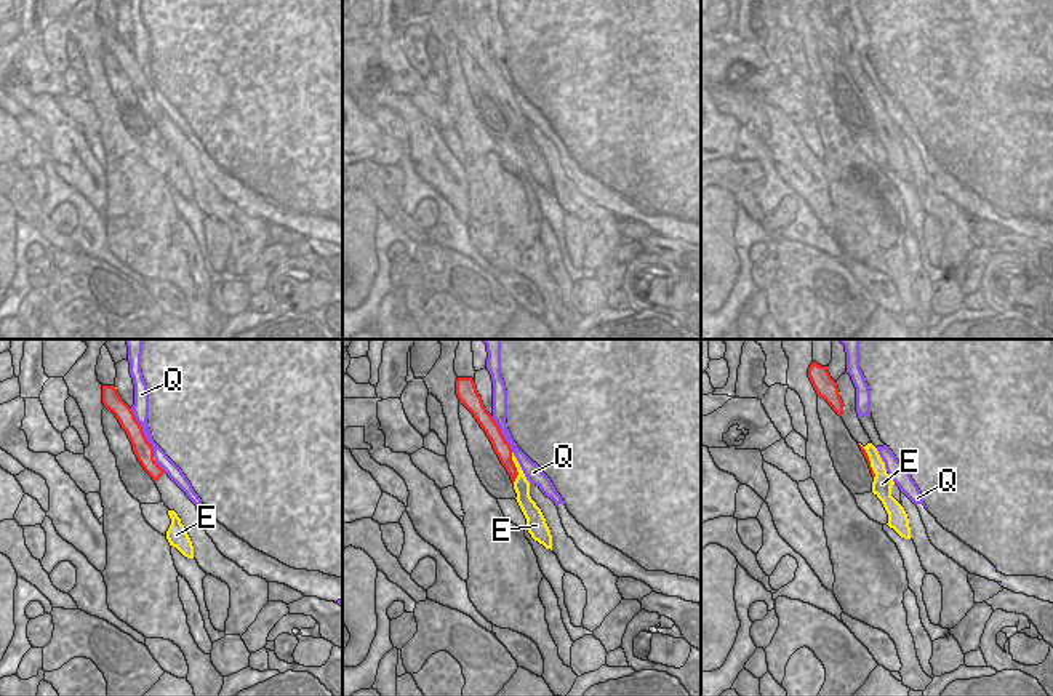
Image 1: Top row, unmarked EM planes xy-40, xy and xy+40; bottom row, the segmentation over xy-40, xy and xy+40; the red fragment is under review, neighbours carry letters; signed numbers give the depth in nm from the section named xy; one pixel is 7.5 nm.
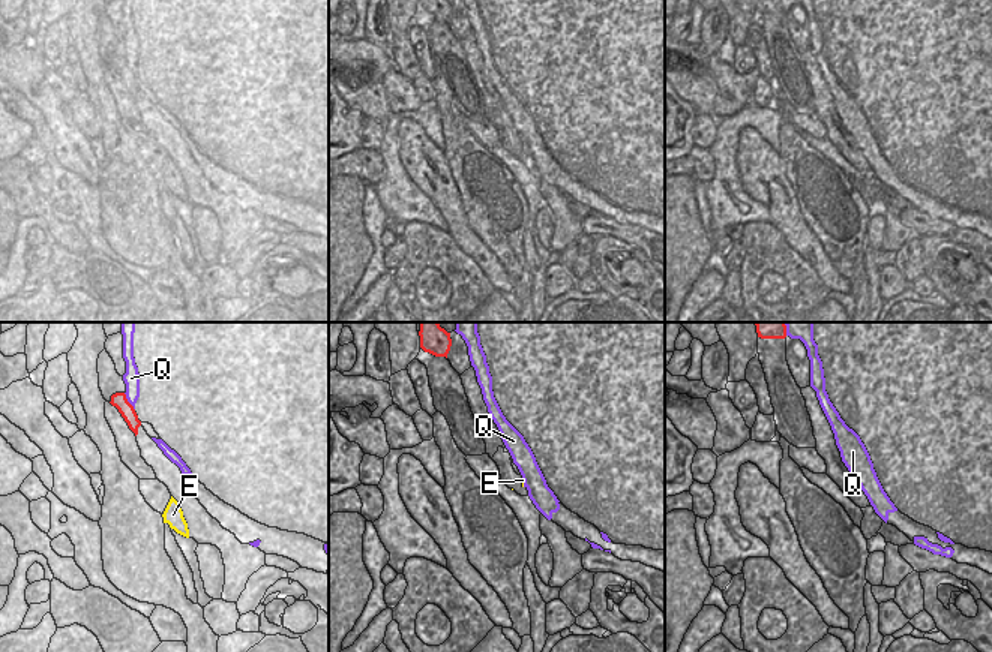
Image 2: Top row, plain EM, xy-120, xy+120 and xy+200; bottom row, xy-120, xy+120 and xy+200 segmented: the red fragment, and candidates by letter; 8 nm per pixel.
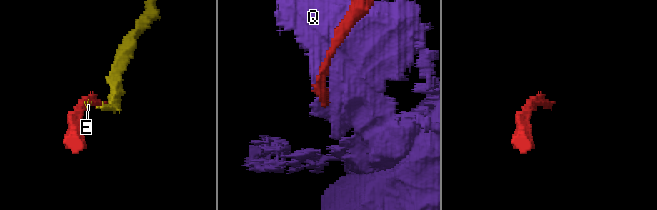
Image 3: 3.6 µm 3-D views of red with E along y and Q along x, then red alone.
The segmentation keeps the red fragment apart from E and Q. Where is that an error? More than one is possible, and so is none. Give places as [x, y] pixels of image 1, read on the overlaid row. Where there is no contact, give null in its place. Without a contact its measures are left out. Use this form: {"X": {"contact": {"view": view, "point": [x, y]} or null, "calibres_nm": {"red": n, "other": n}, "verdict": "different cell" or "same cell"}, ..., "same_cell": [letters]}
{"E": {"contact": {"view": "xy", "point": [516, 468]}, "calibres_nm": {"red": 120, "other": 120}, "verdict": "same cell"}, "Q": {"contact": {"view": "xy-40", "point": [143, 432]}, "calibres_nm": {"red": 140, "other": 120}, "verdict": "different cell"}, "same_cell": ["E"]}

